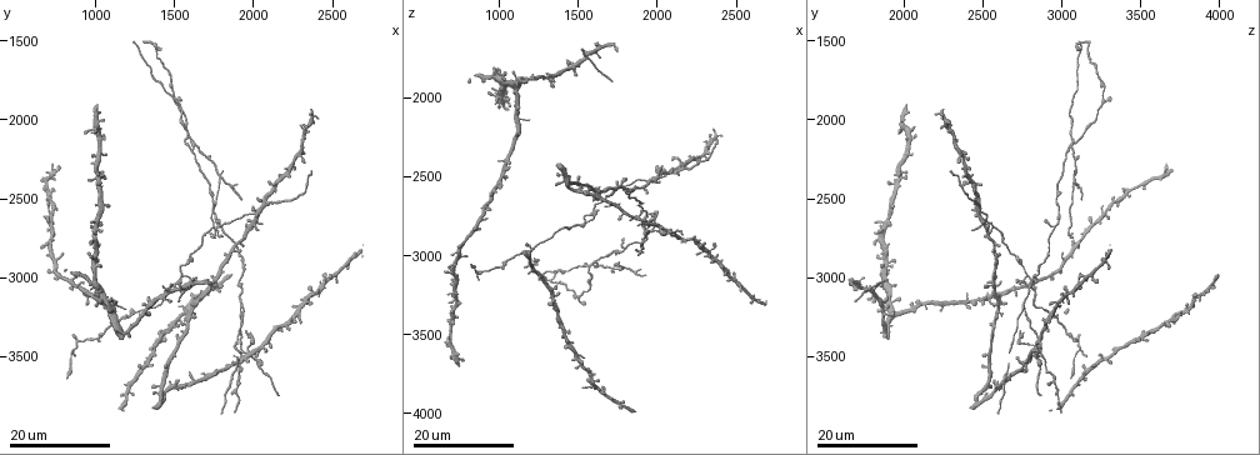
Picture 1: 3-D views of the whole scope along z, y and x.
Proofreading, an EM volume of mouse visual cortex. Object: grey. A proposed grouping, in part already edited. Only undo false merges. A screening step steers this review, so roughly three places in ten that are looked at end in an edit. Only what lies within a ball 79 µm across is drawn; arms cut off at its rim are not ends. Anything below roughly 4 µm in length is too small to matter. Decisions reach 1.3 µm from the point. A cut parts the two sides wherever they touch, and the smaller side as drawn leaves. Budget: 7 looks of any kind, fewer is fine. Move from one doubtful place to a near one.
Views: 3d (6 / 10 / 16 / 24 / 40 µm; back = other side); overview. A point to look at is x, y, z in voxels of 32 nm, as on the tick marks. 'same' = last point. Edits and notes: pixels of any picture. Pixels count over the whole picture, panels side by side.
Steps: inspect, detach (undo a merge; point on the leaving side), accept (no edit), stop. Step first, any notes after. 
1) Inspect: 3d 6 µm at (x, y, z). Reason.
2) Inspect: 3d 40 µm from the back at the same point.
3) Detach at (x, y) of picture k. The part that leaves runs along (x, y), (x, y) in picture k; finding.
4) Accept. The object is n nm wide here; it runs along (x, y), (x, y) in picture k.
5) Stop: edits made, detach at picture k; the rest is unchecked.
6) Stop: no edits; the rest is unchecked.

Inspect: 3d 16 µm at (1620, 2180, 3040). Arms part here.

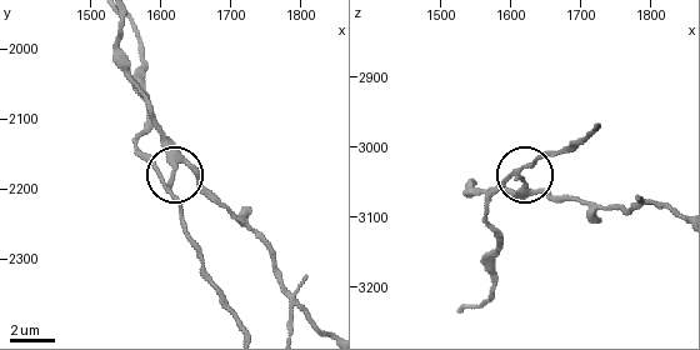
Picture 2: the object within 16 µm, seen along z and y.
Inspect: 3d 6 µm at (1610, 2195, 3045).

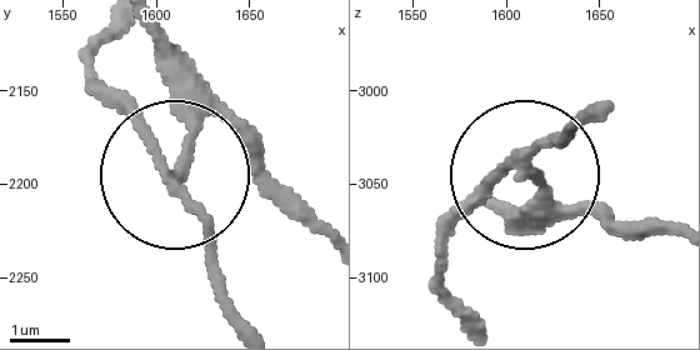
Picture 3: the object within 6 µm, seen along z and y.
Detach at (185, 98) of picture 3. 3 arms meet here; the part that leaves runs along (180, 171), (189, 116), (165, 28) in picture 3; two cells meet here.

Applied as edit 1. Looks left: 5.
Inspect: overview.

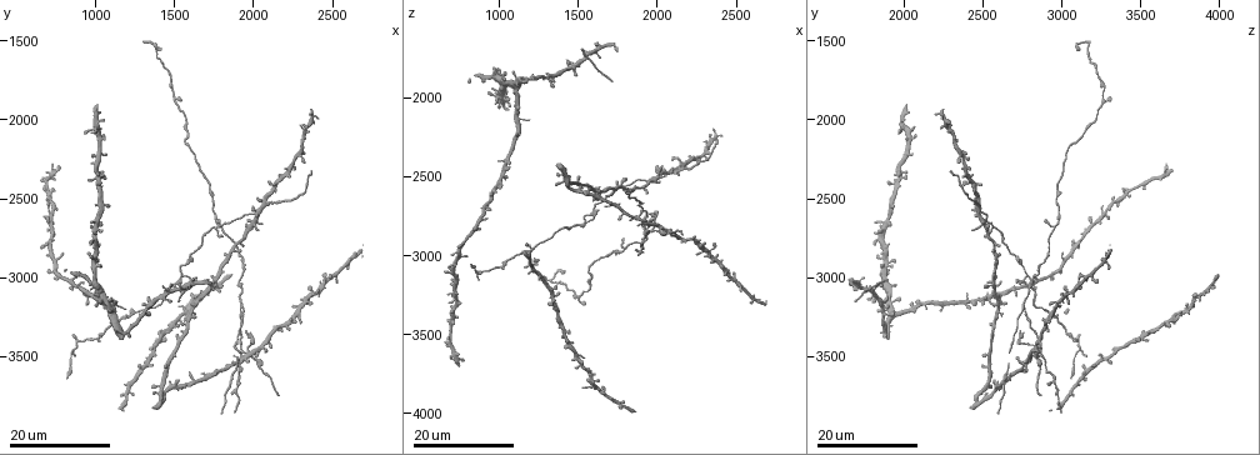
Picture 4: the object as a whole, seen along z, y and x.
Inspect: 3d 16 µm at (2100, 2540, 2480). Small branch off a trunk.

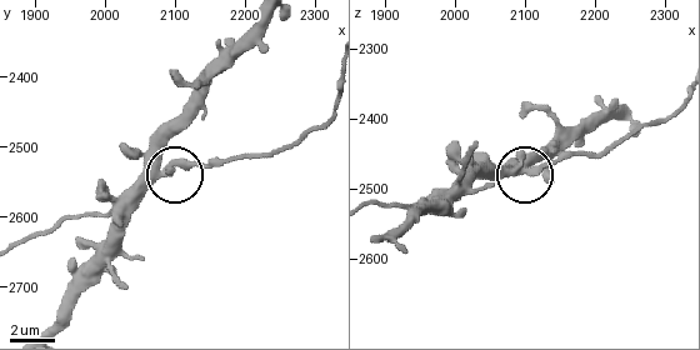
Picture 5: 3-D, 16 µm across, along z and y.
Inspect: 3d 10 µm at (2085, 2525, 2470).

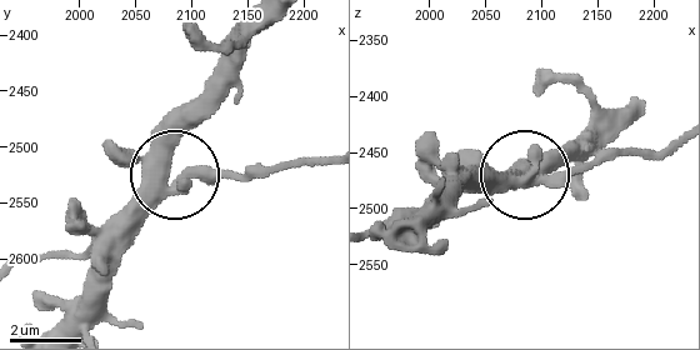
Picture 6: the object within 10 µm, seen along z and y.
Accept. It runs along (64, 325), (109, 236), (163, 183), (180, 174), (275, 174) in picture 6; continuous, no second cell.

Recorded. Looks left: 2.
Inspect: 3d 16 µm at (1020, 3380, 3080).

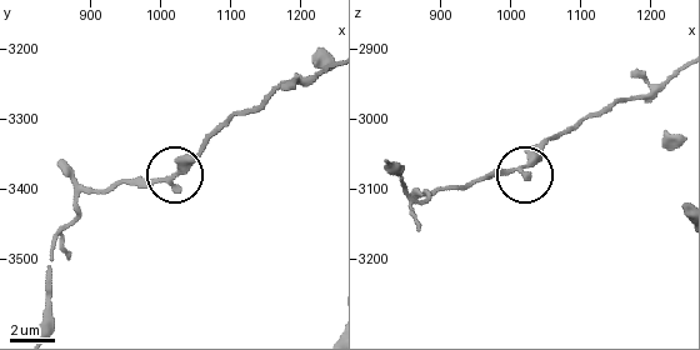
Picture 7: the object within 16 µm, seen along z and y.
Inspect: 3d 10 µm at (1015, 3390, 3075).

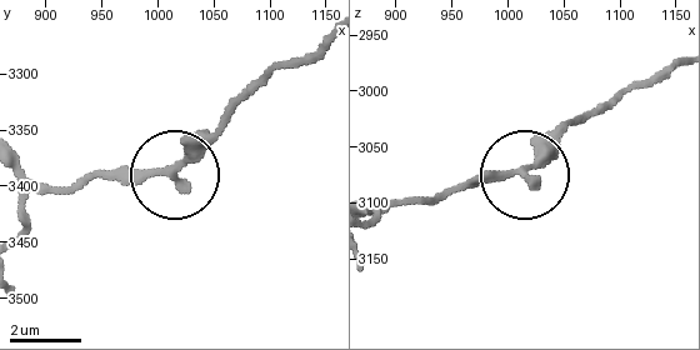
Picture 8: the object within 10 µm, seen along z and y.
Accept. The side arm is 27 µm long; it runs along (321, 46), (268, 74), (178, 169), (91, 173) in picture 8; one cell here.

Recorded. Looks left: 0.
Stop: edits made, detach at picture 3; the rest is unchecked.

